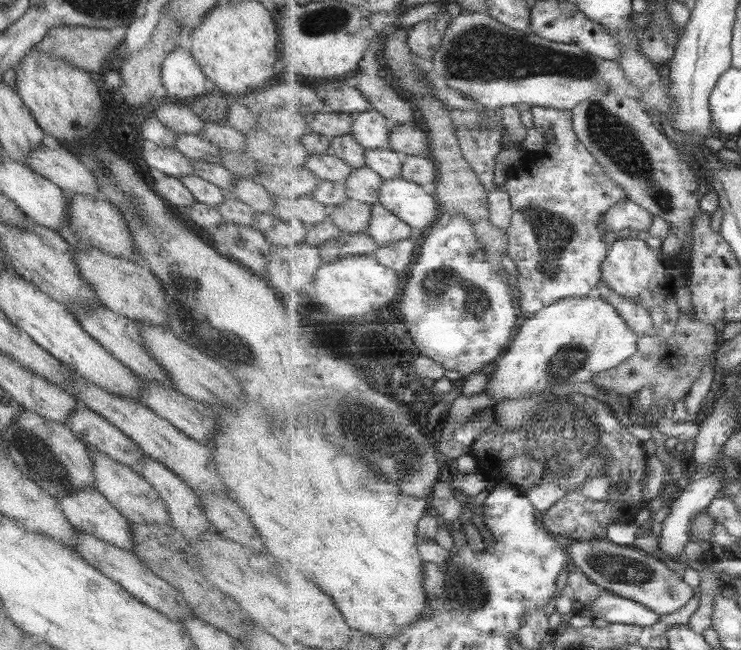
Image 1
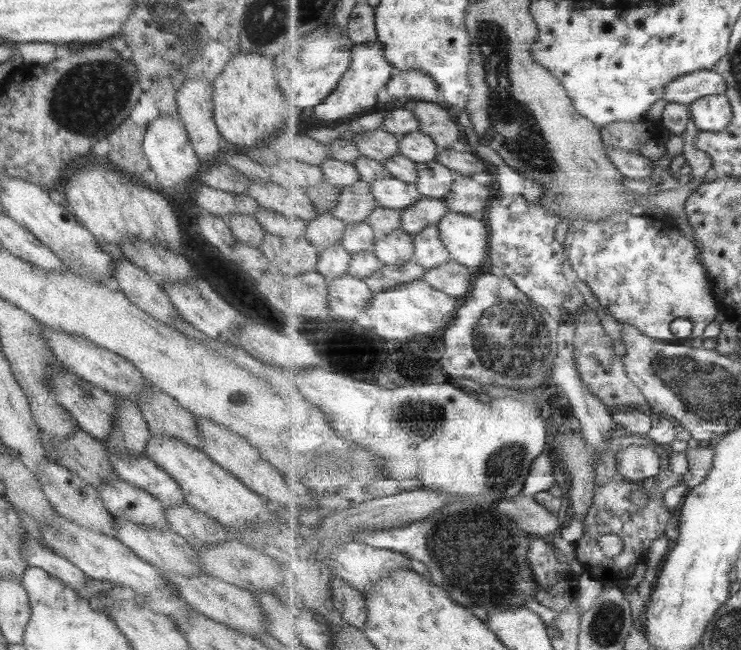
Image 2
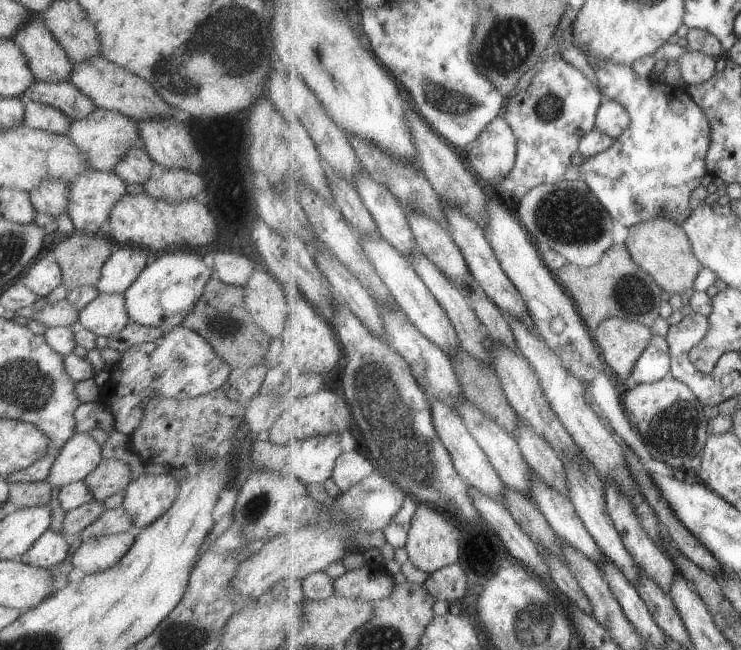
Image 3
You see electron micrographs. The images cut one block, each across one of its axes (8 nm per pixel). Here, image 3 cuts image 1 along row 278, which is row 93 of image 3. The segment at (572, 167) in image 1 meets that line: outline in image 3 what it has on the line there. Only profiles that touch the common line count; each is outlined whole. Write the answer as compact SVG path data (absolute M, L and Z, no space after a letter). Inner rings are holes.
M560 53L543 56L537 65L539 69L524 92L517 93L509 100L505 117L518 138L518 160L508 175L516 183L513 195L519 200L539 185L552 185L565 180L567 168L573 154L580 150L582 138L596 128L599 107L605 100L600 88L576 66L563 60Z

